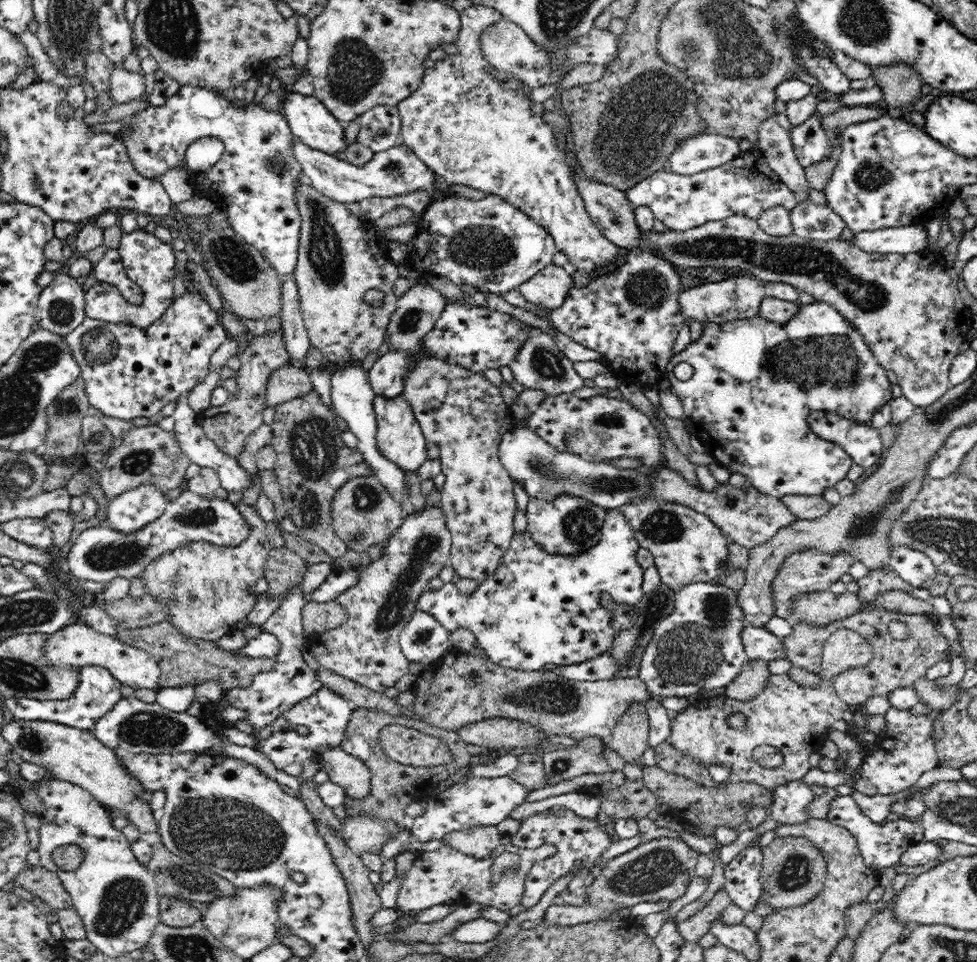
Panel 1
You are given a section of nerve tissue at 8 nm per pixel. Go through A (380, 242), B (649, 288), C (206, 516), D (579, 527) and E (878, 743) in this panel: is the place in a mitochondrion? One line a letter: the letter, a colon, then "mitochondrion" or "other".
A: other
B: mitochondrion
C: mitochondrion
D: mitochondrion
E: other

